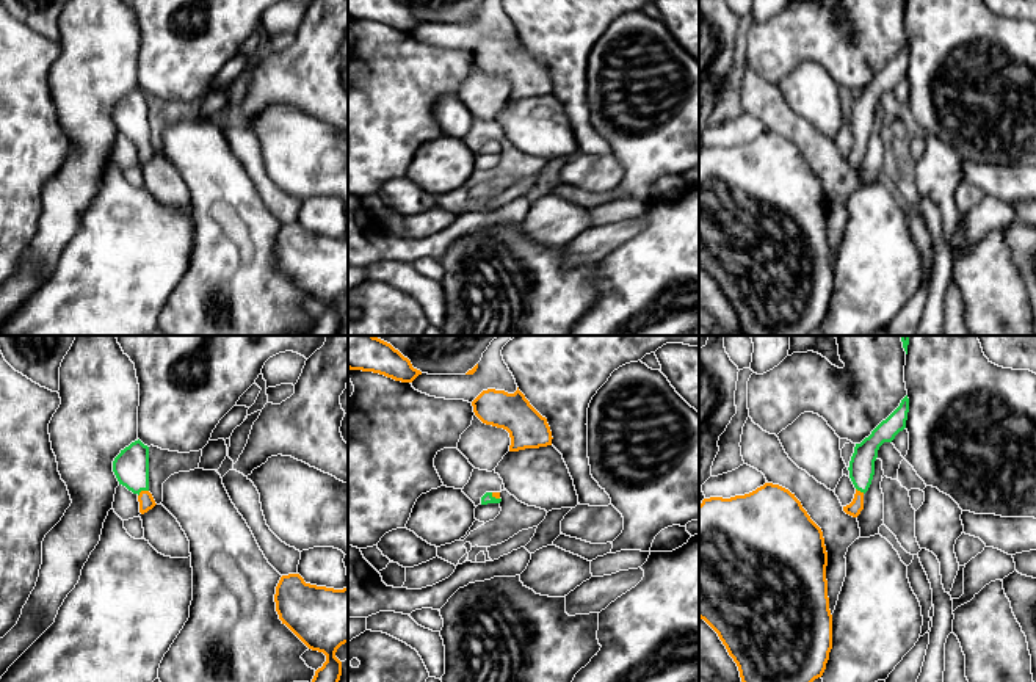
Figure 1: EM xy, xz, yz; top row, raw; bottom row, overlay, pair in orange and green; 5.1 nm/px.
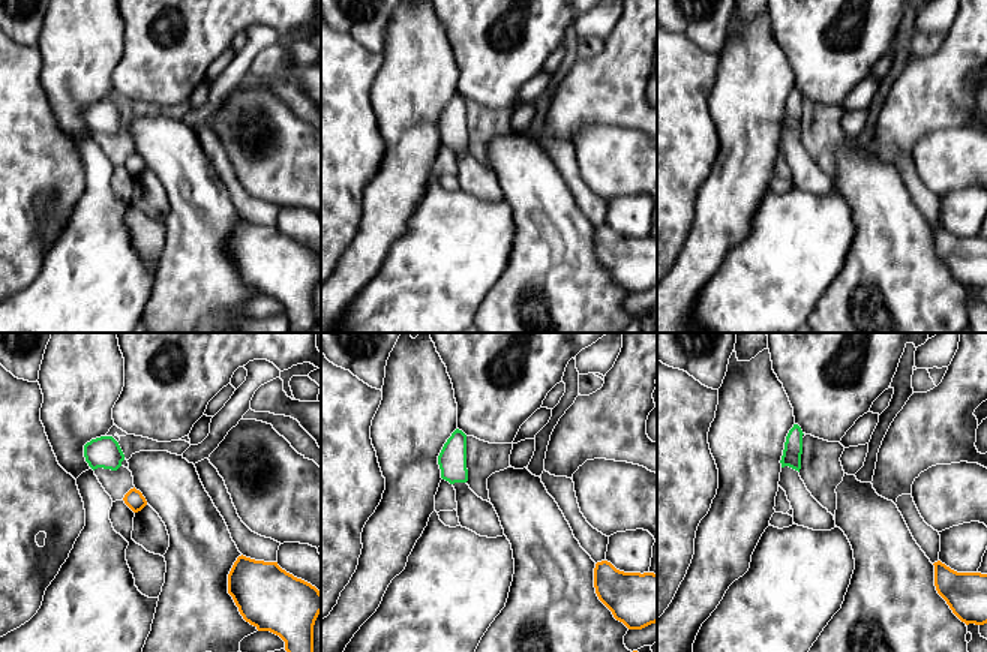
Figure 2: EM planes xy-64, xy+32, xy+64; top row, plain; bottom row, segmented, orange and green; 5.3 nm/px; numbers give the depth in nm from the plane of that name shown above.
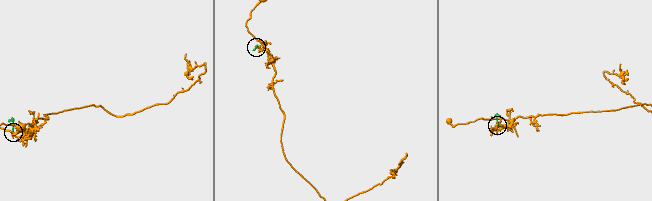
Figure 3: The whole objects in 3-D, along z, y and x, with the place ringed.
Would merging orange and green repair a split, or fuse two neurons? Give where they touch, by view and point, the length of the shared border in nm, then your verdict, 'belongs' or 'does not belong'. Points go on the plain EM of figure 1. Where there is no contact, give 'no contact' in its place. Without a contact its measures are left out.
meets orange in xy at (141, 140); contact 70 nm long; belongs

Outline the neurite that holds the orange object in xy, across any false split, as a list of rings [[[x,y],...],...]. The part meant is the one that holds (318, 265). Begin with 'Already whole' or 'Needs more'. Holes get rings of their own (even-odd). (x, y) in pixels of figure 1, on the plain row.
Already whole. [[[288,223],[281,226],[274,251],[282,273],[309,298],[326,304],[309,336],[337,336],[342,310],[335,301],[348,292],[348,237],[317,235]]]

